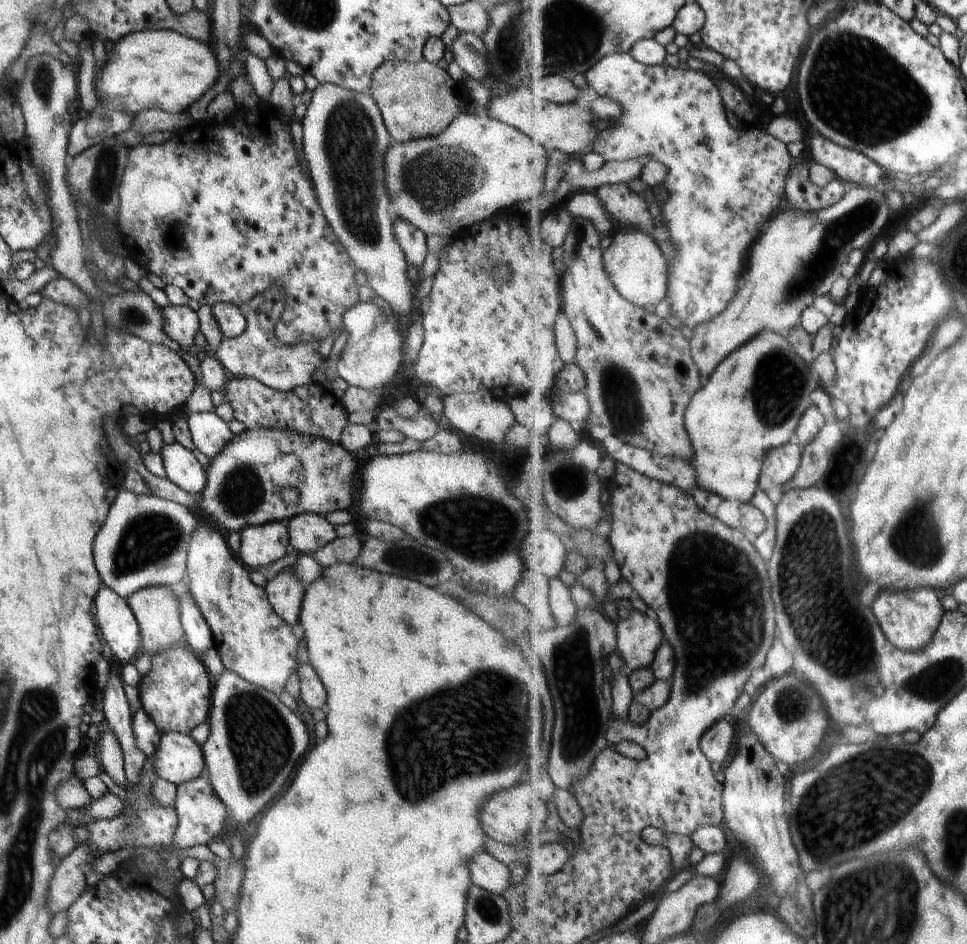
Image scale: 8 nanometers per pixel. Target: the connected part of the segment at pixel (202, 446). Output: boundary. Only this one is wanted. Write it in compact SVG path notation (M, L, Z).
M215 412L189 413L186 419L195 448L208 458L216 458L235 436Z

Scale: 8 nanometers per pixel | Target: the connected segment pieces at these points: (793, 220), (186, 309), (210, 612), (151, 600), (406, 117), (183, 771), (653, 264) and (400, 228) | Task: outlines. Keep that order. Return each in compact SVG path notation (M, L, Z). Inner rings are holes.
M859 185L849 190L836 206L818 212L802 212L802 210L794 210L785 205L780 216L754 244L754 250L750 256L750 266L748 266L746 274L742 276L740 290L738 290L736 298L730 302L728 310L724 310L716 320L708 320L706 324L700 324L694 332L694 337L691 339L692 354L702 375L710 378L722 361L768 330L789 337L792 330L800 327L804 312L816 302L816 298L832 292L832 286L842 276L842 266L850 260L852 250L859 248L866 251L869 244L881 236L884 226L890 222L890 216L892 216L890 206L888 206L890 202L886 195L884 187Z
M169 305L162 307L160 312L162 312L166 336L176 344L180 344L185 351L193 349L200 328L198 313L188 305L181 307Z
M198 522L192 532L186 573L192 600L211 630L225 669L238 674L248 684L280 696L286 691L288 678L299 667L298 630L288 626L272 610L263 587L250 579L250 569L234 555L224 536L209 522Z
M151 586L137 590L126 599L126 602L138 621L142 642L141 650L132 663L141 676L146 676L152 668L154 654L168 648L176 648L178 645L186 645L185 632L180 622L179 598L168 586Z
M422 59L416 64L393 60L383 62L372 73L368 93L380 109L393 141L408 142L442 134L453 118L468 113L470 94L464 81L454 81L447 70Z
M163 733L153 757L156 777L174 786L205 775L202 749L189 734Z
M617 230L612 244L604 250L604 258L606 270L624 298L642 308L666 301L670 288L670 267L653 236L639 230Z
M394 217L393 222L394 236L406 256L407 263L420 269L424 264L424 258L426 258L427 235L400 217Z

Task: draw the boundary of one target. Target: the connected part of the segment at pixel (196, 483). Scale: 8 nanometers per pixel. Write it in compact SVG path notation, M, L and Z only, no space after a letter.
M174 441L172 444L164 443L159 453L163 459L166 478L170 482L192 496L204 490L206 471L192 451Z

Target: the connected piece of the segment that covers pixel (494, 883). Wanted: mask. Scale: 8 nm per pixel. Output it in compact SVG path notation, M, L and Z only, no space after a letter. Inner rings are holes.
M486 851L478 852L468 860L468 872L473 884L499 895L511 884L508 867Z

